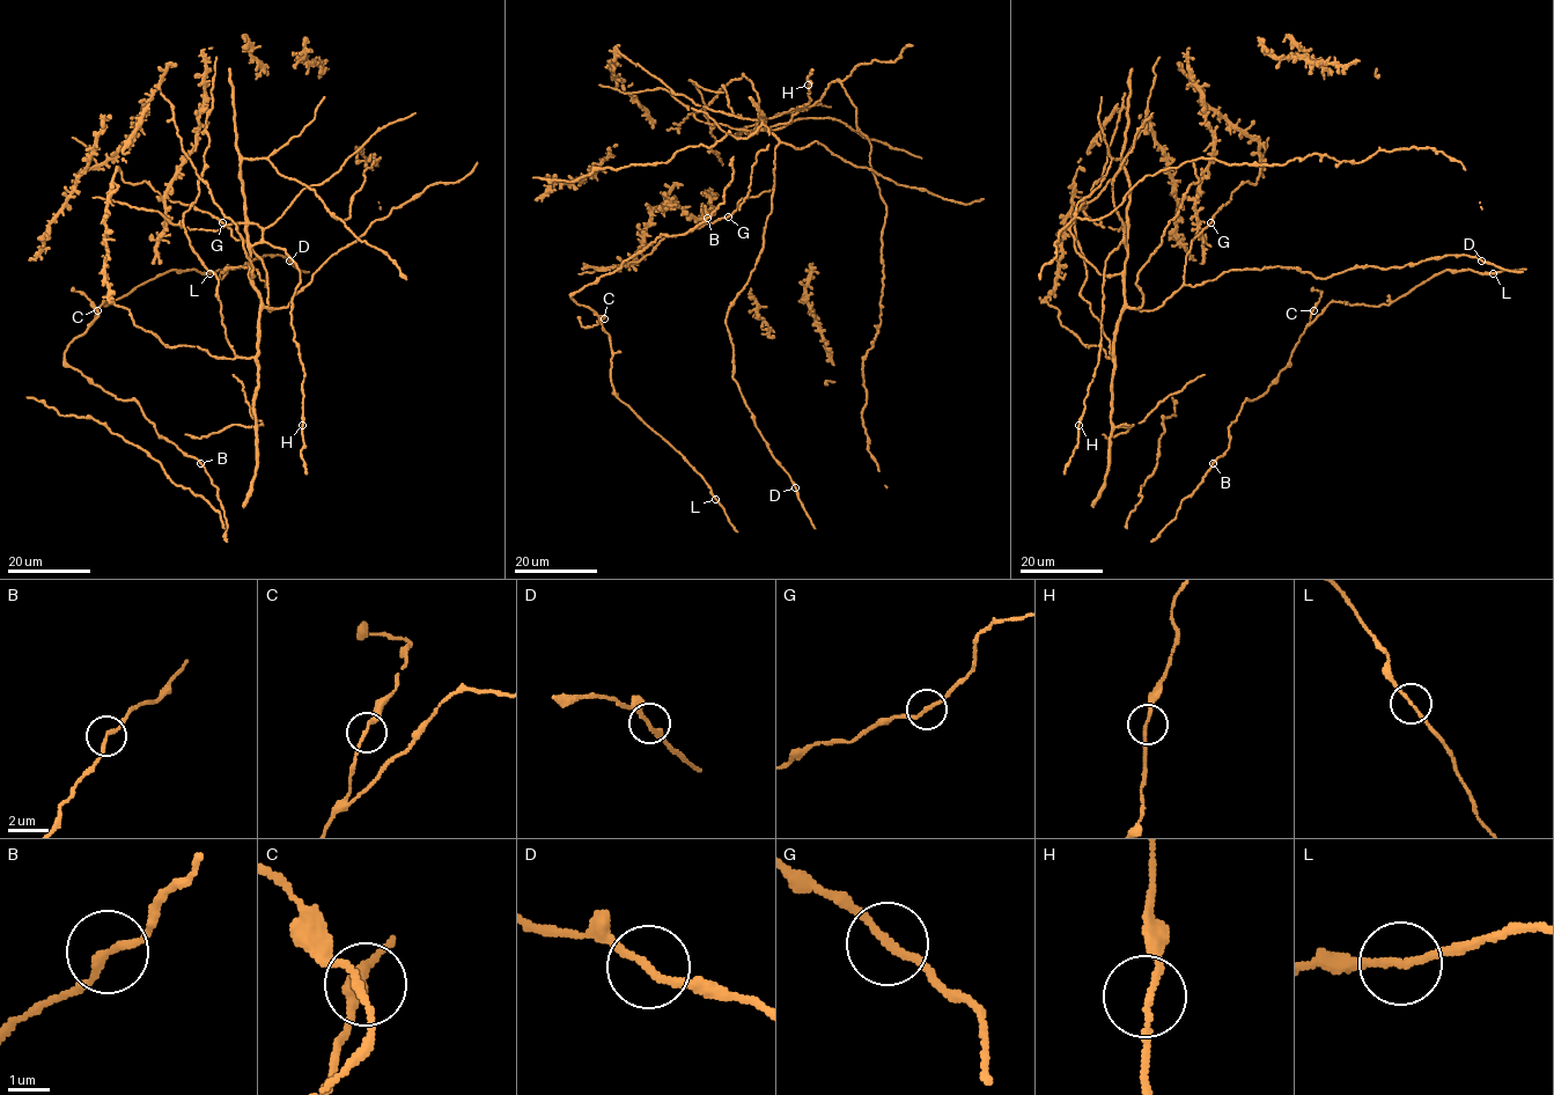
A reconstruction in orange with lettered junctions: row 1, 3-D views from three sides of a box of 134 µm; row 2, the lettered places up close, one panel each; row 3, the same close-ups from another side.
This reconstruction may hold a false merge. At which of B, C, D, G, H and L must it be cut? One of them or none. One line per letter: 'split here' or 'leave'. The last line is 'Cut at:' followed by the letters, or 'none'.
B: leave
C: leave
D: leave
G: leave
H: leave
L: leave
Cut at: none

